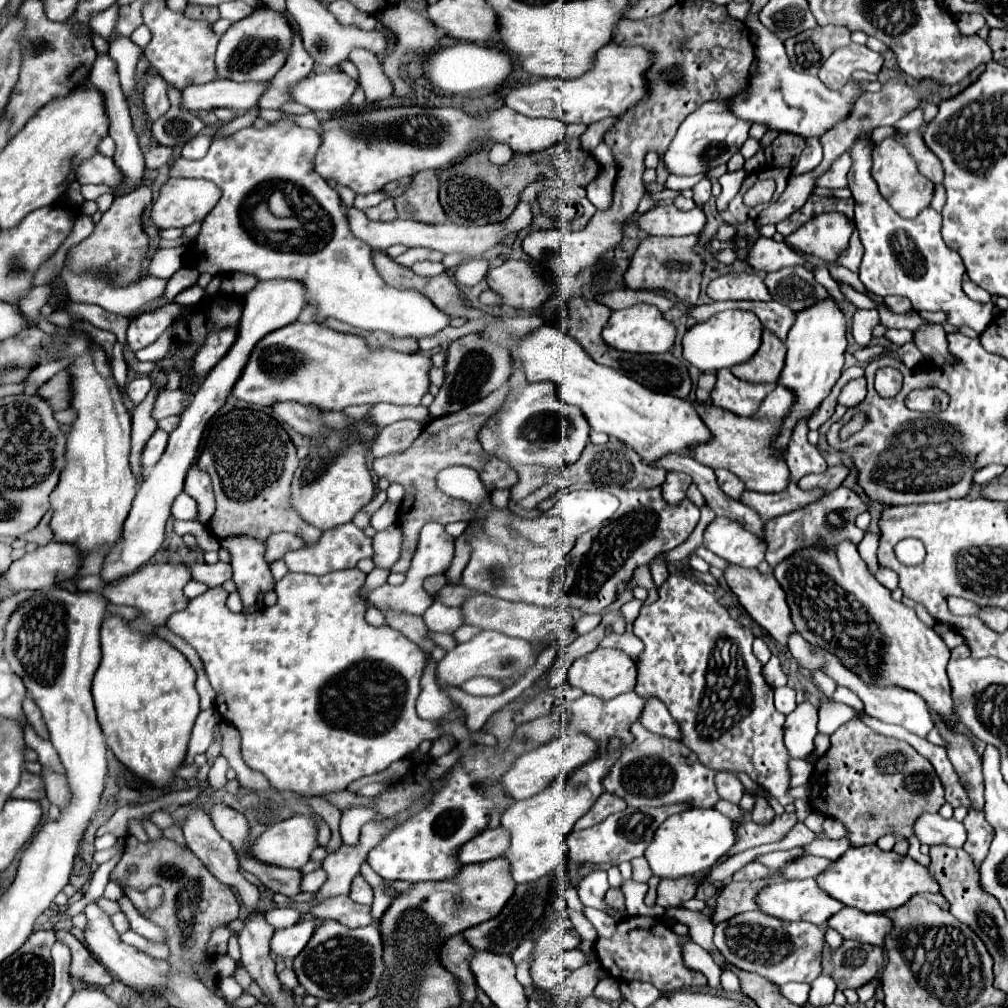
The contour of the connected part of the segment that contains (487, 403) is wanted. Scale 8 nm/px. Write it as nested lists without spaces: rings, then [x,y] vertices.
[[[508,385],[500,387],[498,391],[494,391],[486,399],[482,399],[480,403],[472,403],[472,405],[464,407],[464,411],[444,415],[444,417],[436,417],[428,425],[424,425],[422,433],[410,445],[408,451],[404,451],[400,455],[388,455],[388,457],[382,457],[382,459],[374,459],[374,465],[372,465],[374,473],[378,477],[386,477],[390,483],[402,485],[404,491],[406,491],[404,501],[400,503],[400,509],[398,509],[398,527],[402,529],[402,555],[390,571],[408,573],[410,559],[412,559],[412,549],[416,549],[420,529],[426,523],[436,521],[440,525],[448,525],[448,523],[454,523],[454,521],[468,521],[468,519],[476,517],[476,507],[472,507],[470,503],[466,503],[462,499],[454,499],[454,497],[450,497],[450,495],[446,495],[438,489],[436,475],[442,469],[452,467],[452,465],[466,465],[466,467],[476,469],[484,487],[486,487],[486,491],[488,491],[488,495],[494,489],[512,489],[518,483],[518,471],[512,465],[508,465],[506,461],[500,461],[494,455],[488,455],[480,447],[478,437],[476,437],[478,429],[502,405],[506,395],[508,395]]]

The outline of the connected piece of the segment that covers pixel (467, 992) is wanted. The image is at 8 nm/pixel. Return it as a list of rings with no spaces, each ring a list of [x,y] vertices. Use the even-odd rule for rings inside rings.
[[[454,935],[442,947],[442,965],[458,977],[460,993],[468,1003],[476,1001],[476,979],[470,971],[472,957],[474,957],[474,949],[464,941],[462,935]]]

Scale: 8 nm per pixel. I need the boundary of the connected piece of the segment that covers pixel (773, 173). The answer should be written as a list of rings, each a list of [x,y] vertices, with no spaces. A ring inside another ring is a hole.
[[[766,169],[766,171],[762,171],[766,177],[772,177],[772,179],[776,179],[776,193],[774,193],[774,197],[772,197],[772,203],[780,197],[780,193],[784,191],[784,181],[788,179],[788,169]]]

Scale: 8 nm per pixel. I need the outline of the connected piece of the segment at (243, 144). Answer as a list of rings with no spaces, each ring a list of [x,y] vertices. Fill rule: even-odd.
[[[282,117],[264,129],[244,127],[226,139],[214,141],[210,145],[210,151],[206,153],[206,157],[202,157],[198,161],[190,161],[184,157],[176,159],[170,167],[170,177],[200,177],[200,179],[214,181],[222,189],[222,197],[220,197],[218,205],[202,221],[202,229],[192,247],[194,259],[188,259],[186,265],[194,267],[200,273],[210,273],[210,275],[246,273],[246,275],[254,275],[258,281],[268,281],[268,279],[300,281],[308,295],[306,305],[316,309],[316,323],[324,323],[328,317],[334,317],[334,319],[354,325],[358,329],[366,329],[366,331],[380,329],[380,331],[392,333],[394,337],[416,337],[416,339],[434,335],[436,331],[444,329],[450,323],[448,315],[436,311],[436,307],[432,307],[432,303],[428,303],[428,299],[424,299],[424,295],[420,295],[418,291],[400,291],[382,281],[382,277],[378,275],[378,271],[372,263],[368,243],[354,237],[352,231],[348,231],[348,221],[346,221],[346,213],[342,211],[340,195],[324,179],[320,179],[320,175],[316,175],[316,171],[312,167],[312,159],[314,159],[318,147],[320,147],[320,135],[314,129],[300,127],[292,119]],[[286,183],[292,183],[292,195],[290,195],[292,207],[304,207],[304,211],[314,211],[314,215],[316,215],[314,221],[318,223],[318,219],[320,219],[320,225],[326,227],[326,237],[330,237],[330,239],[328,239],[328,243],[320,243],[322,249],[316,247],[314,251],[310,249],[310,253],[302,253],[302,239],[292,237],[290,249],[282,251],[280,249],[280,233],[268,231],[268,237],[260,235],[254,229],[254,223],[248,221],[252,209],[260,203],[260,197],[270,197],[272,191],[276,191],[276,189],[282,191],[286,187]]]

